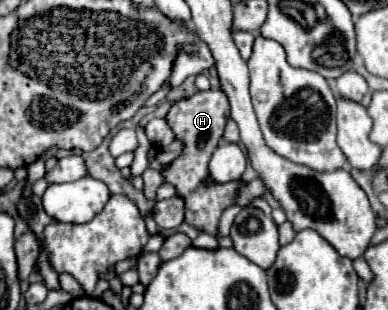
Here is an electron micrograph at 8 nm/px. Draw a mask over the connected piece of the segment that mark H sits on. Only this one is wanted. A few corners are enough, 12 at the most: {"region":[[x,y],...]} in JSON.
{"region":[[221,89],[173,103],[183,143],[161,175],[185,201],[185,223],[217,235],[241,179],[211,181],[229,101]]}

